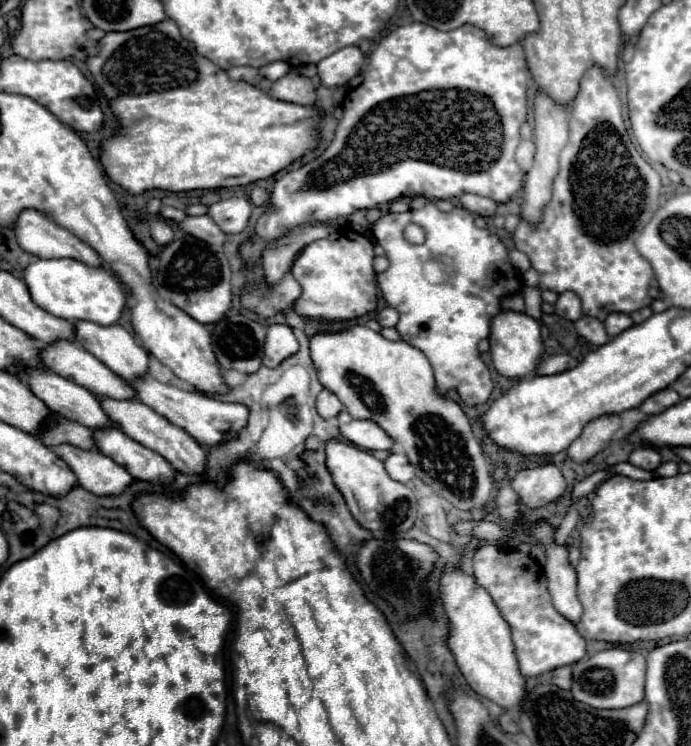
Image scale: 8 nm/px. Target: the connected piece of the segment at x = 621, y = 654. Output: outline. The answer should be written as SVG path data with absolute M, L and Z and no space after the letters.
M624 649L600 651L594 657L586 657L572 667L574 683L570 693L574 699L598 707L598 709L622 709L636 705L644 699L644 677L646 677L646 659L640 653Z

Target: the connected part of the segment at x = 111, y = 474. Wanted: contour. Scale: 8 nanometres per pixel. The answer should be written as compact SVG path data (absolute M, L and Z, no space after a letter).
M64 443L58 445L54 453L70 465L78 477L80 487L86 487L98 497L120 495L134 481L134 477L124 467L118 467L118 463L98 451L84 451Z

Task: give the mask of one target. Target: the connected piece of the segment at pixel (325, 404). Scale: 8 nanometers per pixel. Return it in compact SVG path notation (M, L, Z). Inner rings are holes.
M322 389L322 393L316 399L316 409L324 419L334 419L342 411L342 403L334 393Z

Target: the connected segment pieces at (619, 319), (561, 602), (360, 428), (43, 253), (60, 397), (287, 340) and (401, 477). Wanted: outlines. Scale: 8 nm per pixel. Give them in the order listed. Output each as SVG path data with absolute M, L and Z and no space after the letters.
M614 313L614 315L608 315L608 319L604 321L604 325L606 325L608 335L610 335L610 337L616 337L616 335L620 335L622 331L630 329L634 323L632 323L630 315L626 315L626 313Z
M536 543L546 551L544 573L548 577L548 591L554 607L572 623L582 615L582 605L576 597L576 571L568 563L568 547L558 543Z
M342 411L338 415L338 429L344 439L348 439L350 443L354 443L362 449L374 451L374 449L390 449L392 447L392 439L376 423L350 419L350 415L346 411Z
M34 209L22 211L20 217L18 217L18 223L16 223L16 227L14 227L14 233L16 233L18 245L20 245L24 251L28 251L28 253L32 253L32 255L38 255L38 257L42 257L42 259L64 259L64 257L68 257L68 259L82 261L82 263L86 263L86 265L90 265L90 267L102 267L102 261L100 261L98 253L96 253L92 247L88 247L86 243L82 243L82 241L80 241L78 237L74 237L70 231L58 227L54 221L50 221L50 219L48 219L44 213L40 213L40 211L34 211Z
M34 369L34 375L26 375L24 381L30 385L32 393L34 393L38 399L42 399L54 413L58 413L58 415L62 415L62 417L66 417L66 419L70 419L70 421L82 423L82 425L86 425L86 427L92 429L92 431L118 427L118 425L108 417L108 413L102 409L100 399L98 399L94 393L90 393L86 387L78 387L76 383L70 383L68 379L62 379L60 375L54 375L52 371L38 371L38 369Z
M276 323L268 327L266 349L264 349L264 367L278 367L284 359L292 357L298 351L298 339L292 333L292 327Z
M392 453L386 461L384 467L392 479L398 479L400 483L408 483L414 479L414 467L410 467L410 461L402 453Z

